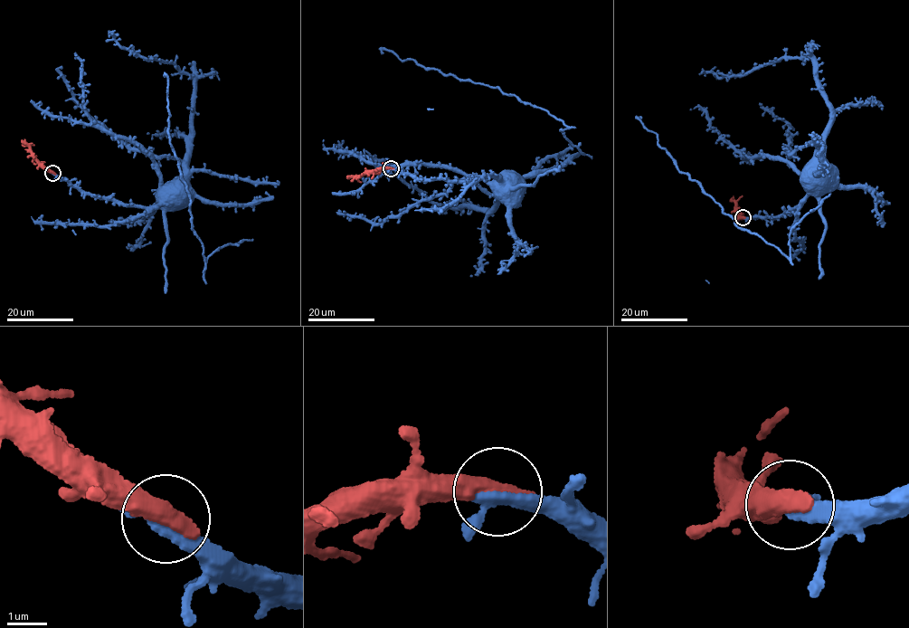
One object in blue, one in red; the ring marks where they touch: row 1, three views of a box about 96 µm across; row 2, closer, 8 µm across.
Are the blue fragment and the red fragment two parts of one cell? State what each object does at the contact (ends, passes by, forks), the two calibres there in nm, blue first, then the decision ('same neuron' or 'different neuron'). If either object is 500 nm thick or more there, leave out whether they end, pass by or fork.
320 nm thick on the blue side, 550 nm on the other; same neuron

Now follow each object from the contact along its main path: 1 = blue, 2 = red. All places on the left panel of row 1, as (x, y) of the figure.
1: (52, 173), (68, 179), (85, 192), (127, 204), (156, 208), (179, 197)
2: (52, 172), (36, 158), (22, 140)

